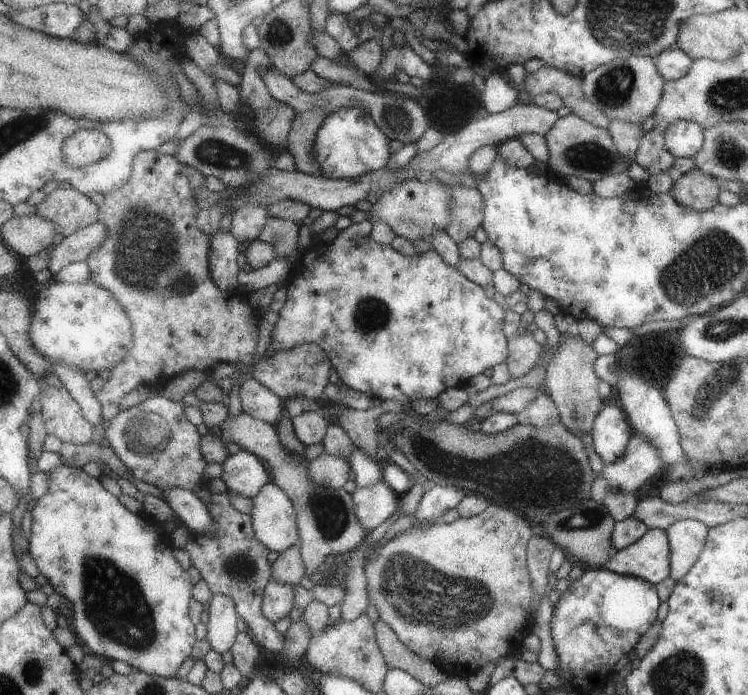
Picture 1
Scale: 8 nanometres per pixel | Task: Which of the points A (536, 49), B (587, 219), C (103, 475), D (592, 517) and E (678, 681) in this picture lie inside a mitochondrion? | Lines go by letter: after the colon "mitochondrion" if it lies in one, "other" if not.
A: other
B: other
C: other
D: mitochondrion
E: mitochondrion

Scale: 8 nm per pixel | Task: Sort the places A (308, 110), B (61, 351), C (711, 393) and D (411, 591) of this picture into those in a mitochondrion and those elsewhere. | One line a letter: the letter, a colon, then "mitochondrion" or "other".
A: other
B: mitochondrion
C: mitochondrion
D: mitochondrion

